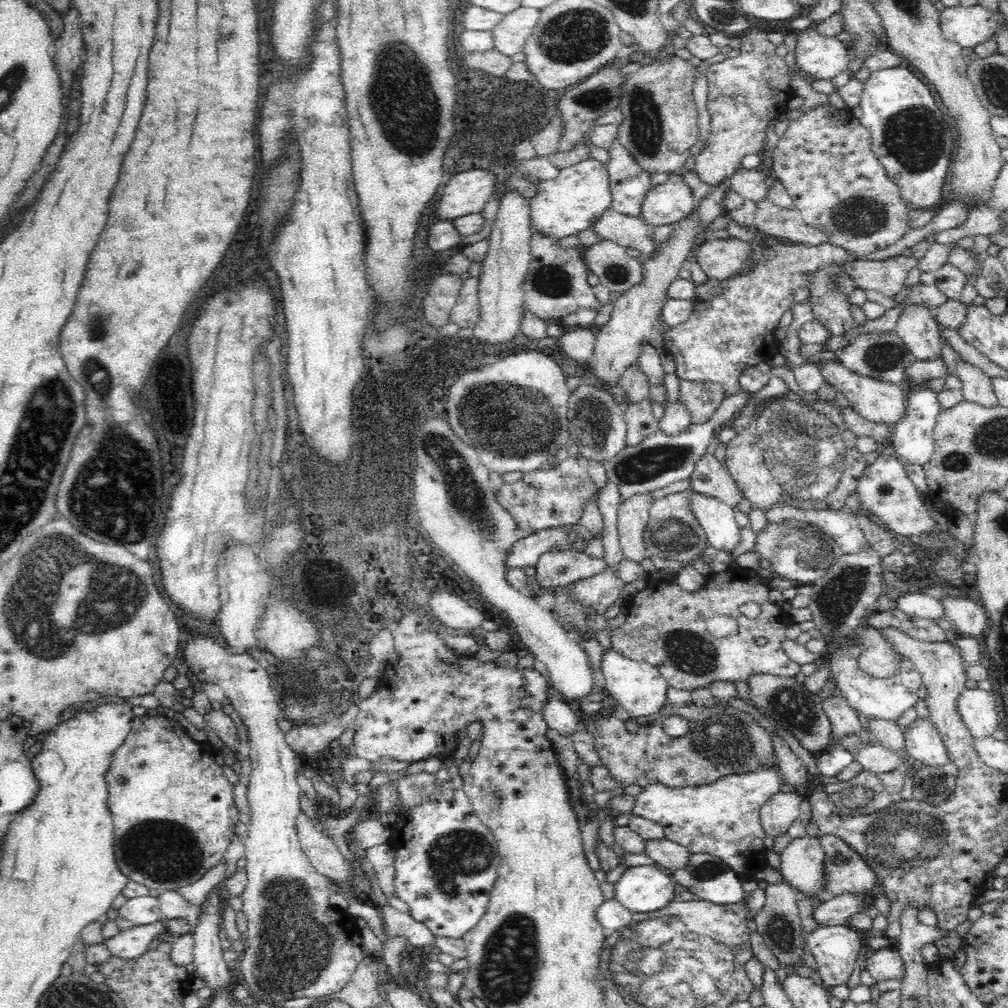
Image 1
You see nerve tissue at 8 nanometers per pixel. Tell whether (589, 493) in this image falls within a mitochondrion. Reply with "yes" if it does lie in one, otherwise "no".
no

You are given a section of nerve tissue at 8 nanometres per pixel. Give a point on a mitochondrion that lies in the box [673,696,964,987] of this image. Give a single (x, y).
(902, 840)

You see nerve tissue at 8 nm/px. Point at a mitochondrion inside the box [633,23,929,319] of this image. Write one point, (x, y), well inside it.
(862, 218)

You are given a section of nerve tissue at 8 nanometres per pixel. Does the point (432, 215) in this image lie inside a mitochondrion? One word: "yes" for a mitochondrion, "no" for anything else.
no

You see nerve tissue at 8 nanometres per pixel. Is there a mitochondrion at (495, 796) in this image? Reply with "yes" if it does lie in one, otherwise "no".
yes

